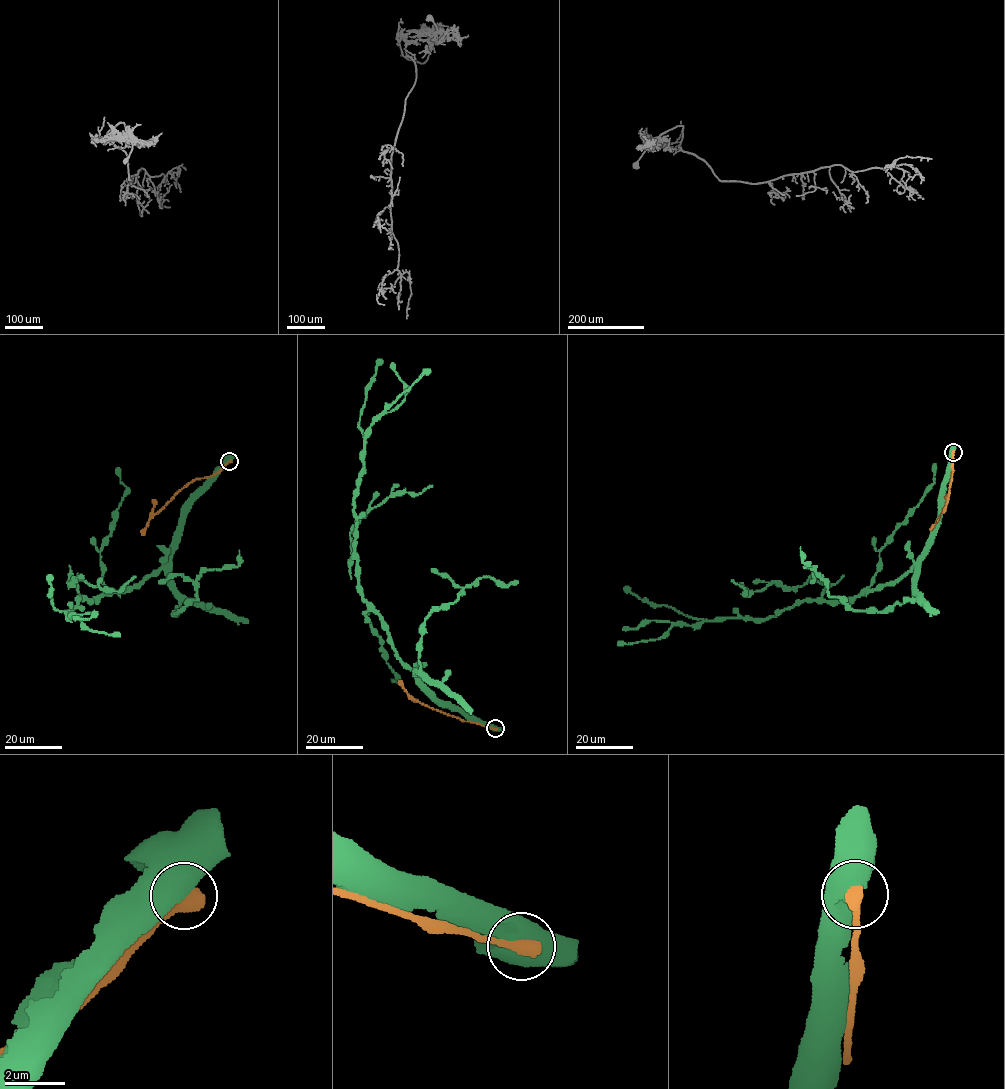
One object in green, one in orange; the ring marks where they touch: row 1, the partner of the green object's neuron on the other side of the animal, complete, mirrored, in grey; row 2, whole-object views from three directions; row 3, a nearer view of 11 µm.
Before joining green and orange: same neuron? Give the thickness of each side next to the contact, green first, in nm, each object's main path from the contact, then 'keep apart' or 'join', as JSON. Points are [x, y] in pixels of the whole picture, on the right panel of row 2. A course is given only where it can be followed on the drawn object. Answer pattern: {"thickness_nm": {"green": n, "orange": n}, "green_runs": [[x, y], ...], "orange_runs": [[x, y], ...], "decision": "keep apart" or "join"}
{"thickness_nm": {"green": 750, "orange": 500}, "green_runs": [[953, 452], [930, 543], [895, 581], [847, 600], [801, 601], [763, 619], [676, 623], [659, 638], [618, 644]], "orange_runs": [[953, 452], [954, 470], [948, 499], [930, 529]], "decision": "keep apart"}

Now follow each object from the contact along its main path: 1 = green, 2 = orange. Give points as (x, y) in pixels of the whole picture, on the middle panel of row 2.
1: (495, 728), (434, 697), (402, 662), (387, 626), (359, 586), (353, 504), (366, 436), (429, 369)
2: (495, 728), (464, 721), (425, 706), (409, 695), (399, 680)

